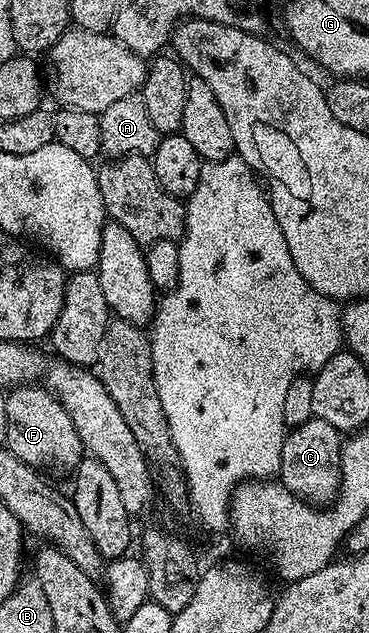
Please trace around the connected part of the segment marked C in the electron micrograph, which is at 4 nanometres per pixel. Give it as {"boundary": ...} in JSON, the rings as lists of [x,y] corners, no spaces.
{"boundary":[[[313,416],[301,426],[293,426],[284,435],[282,456],[278,471],[279,481],[290,492],[313,504],[335,503],[340,492],[341,431],[335,430],[326,420]]]}

